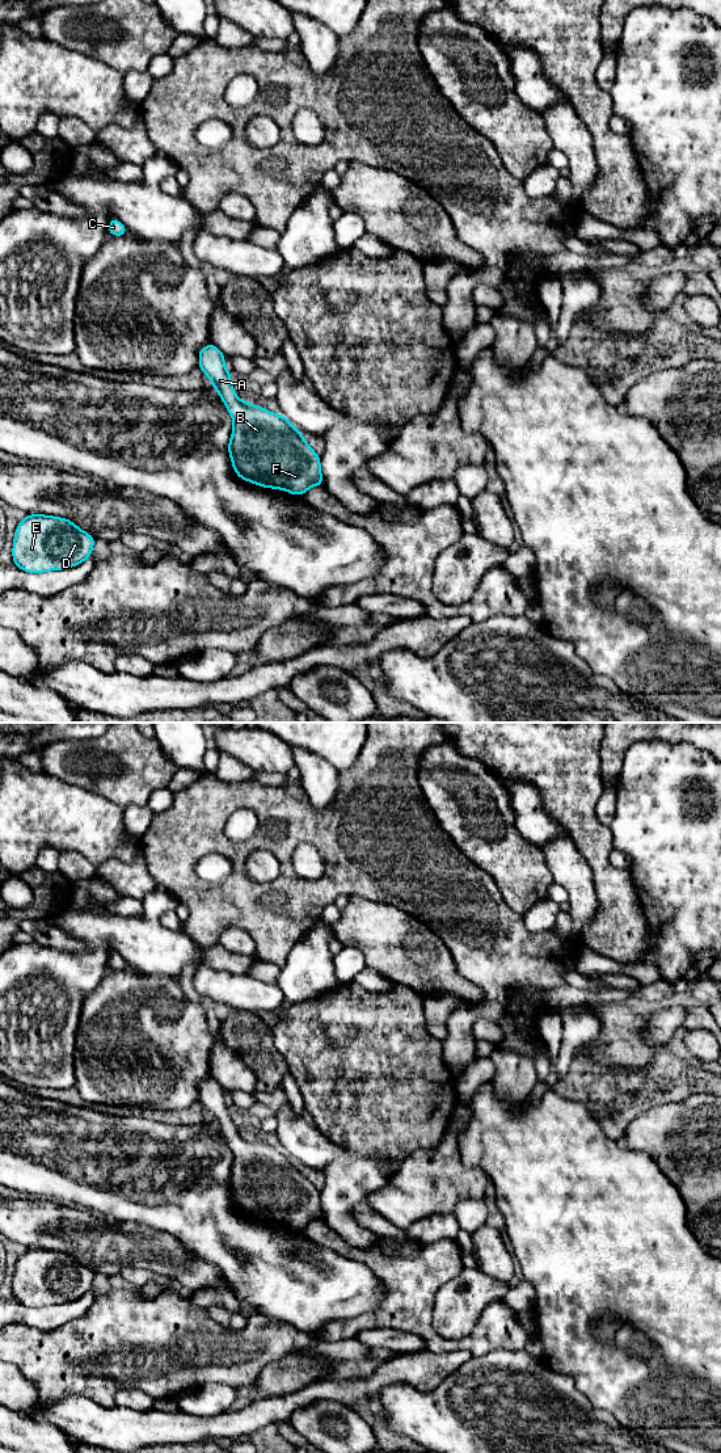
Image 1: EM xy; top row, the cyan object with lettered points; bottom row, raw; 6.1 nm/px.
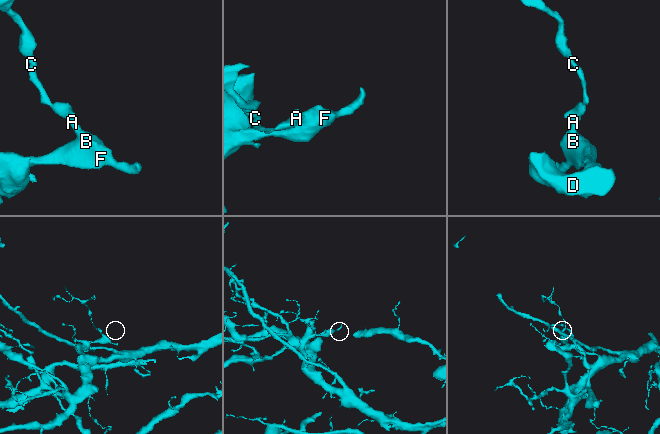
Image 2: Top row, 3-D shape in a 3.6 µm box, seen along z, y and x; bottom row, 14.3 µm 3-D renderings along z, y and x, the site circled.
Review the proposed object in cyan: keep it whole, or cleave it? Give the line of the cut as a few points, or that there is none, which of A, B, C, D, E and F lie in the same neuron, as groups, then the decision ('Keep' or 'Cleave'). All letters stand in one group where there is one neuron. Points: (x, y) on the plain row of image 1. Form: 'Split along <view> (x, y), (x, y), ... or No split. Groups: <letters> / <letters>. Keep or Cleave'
No split. Groups: A B C D E F. Keep

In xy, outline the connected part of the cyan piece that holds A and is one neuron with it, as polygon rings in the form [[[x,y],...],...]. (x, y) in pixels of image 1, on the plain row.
[[[210,1077],[202,1082],[198,1091],[198,1102],[211,1113],[214,1124],[220,1129],[233,1154],[228,1188],[237,1210],[256,1220],[282,1224],[296,1230],[303,1230],[315,1220],[324,1221],[320,1191],[304,1175],[300,1166],[284,1150],[271,1147],[236,1130],[231,1117],[232,1108],[224,1099],[225,1090],[214,1078]]]

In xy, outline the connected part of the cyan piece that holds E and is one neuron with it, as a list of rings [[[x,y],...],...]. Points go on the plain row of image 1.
[[[26,1248],[16,1263],[13,1298],[29,1307],[72,1302],[92,1292],[94,1276],[69,1254]]]

